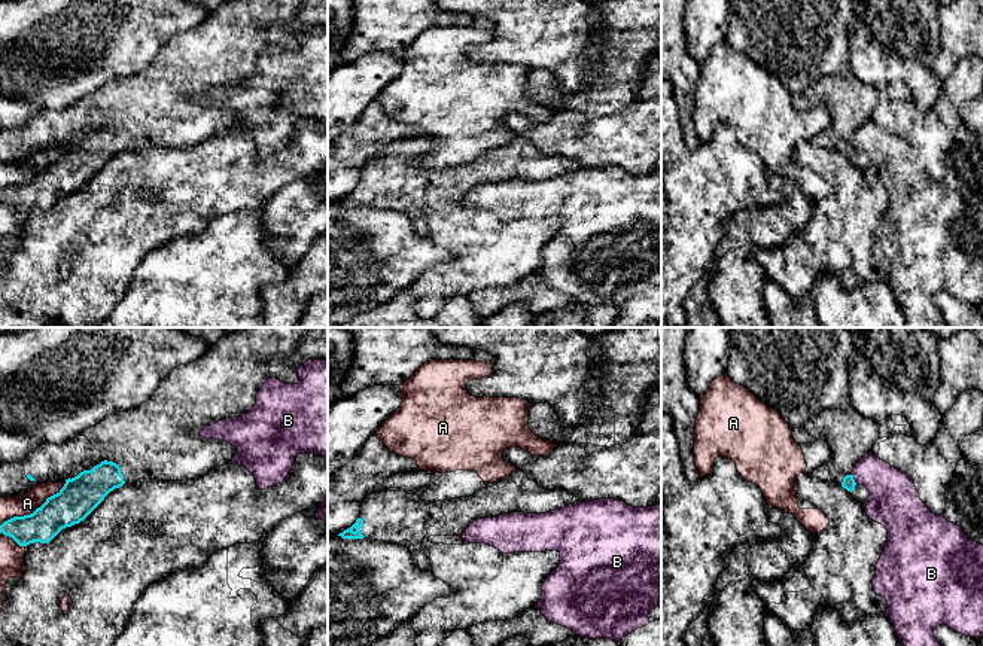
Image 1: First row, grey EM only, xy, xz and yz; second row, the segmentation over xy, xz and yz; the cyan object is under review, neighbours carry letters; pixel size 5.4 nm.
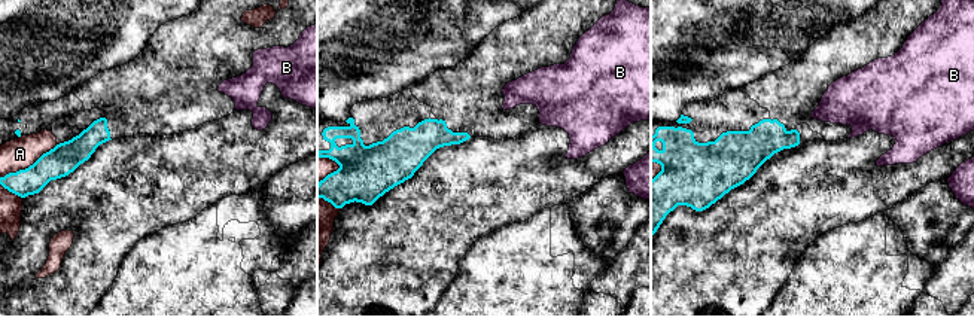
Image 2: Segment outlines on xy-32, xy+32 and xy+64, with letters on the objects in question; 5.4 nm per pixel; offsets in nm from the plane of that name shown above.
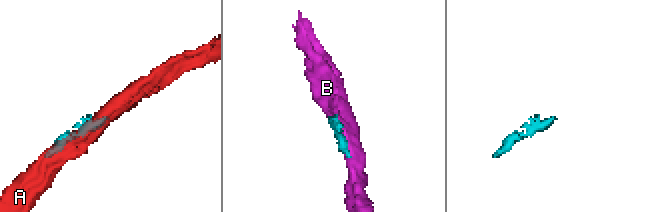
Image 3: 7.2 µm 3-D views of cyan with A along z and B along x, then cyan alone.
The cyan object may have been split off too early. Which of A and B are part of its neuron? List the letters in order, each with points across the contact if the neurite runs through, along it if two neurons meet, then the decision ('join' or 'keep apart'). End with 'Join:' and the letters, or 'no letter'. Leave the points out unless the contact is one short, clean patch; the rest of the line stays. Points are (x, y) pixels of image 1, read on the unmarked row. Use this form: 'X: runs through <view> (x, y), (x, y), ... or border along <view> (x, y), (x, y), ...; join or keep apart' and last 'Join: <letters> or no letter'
A: keep apart
B: keep apart
Join: no letter

